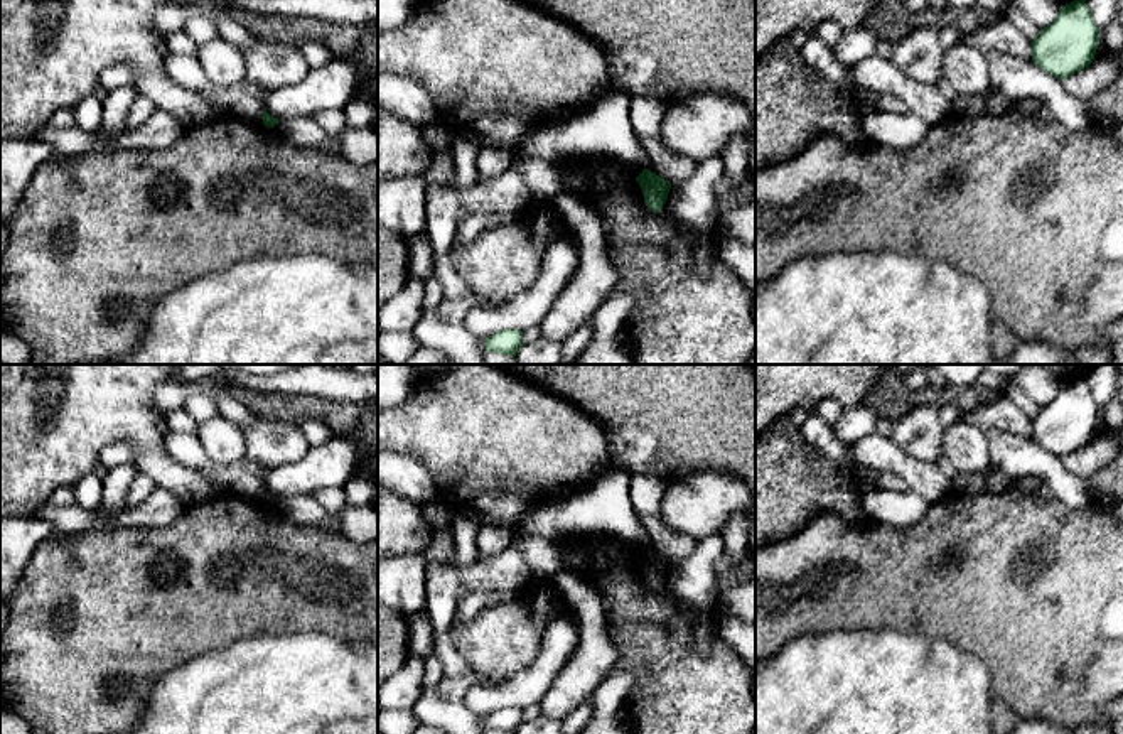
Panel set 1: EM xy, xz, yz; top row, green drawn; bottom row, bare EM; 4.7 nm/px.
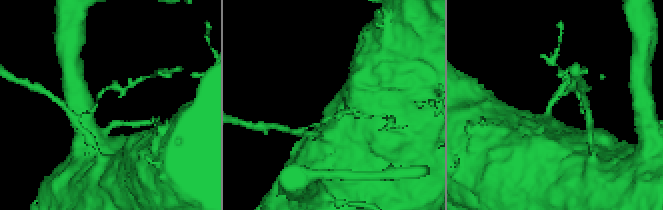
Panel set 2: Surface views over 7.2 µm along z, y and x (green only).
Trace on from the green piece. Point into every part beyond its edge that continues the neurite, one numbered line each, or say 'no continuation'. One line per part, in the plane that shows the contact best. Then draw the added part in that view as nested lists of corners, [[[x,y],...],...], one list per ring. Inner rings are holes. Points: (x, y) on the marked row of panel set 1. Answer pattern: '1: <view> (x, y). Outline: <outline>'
no continuation

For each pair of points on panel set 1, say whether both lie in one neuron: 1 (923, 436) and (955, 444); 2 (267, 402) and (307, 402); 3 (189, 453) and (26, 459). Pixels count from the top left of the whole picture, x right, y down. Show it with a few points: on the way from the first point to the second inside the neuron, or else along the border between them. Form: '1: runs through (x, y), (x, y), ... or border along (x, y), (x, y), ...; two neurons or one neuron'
1: border along (945, 427), (940, 456); two neurons
2: runs through (277, 402), (297, 402); one neuron
3: border along (164, 436), (164, 449), (203, 476); two neurons

